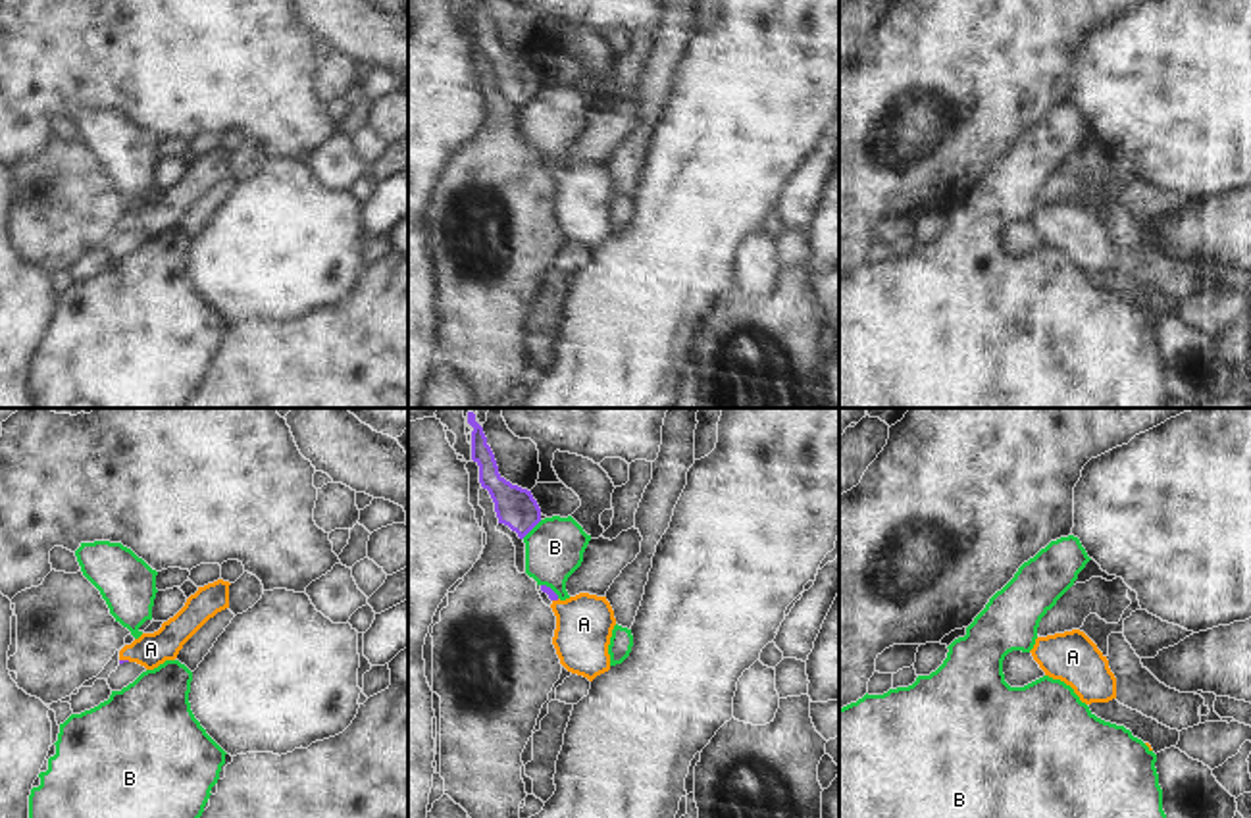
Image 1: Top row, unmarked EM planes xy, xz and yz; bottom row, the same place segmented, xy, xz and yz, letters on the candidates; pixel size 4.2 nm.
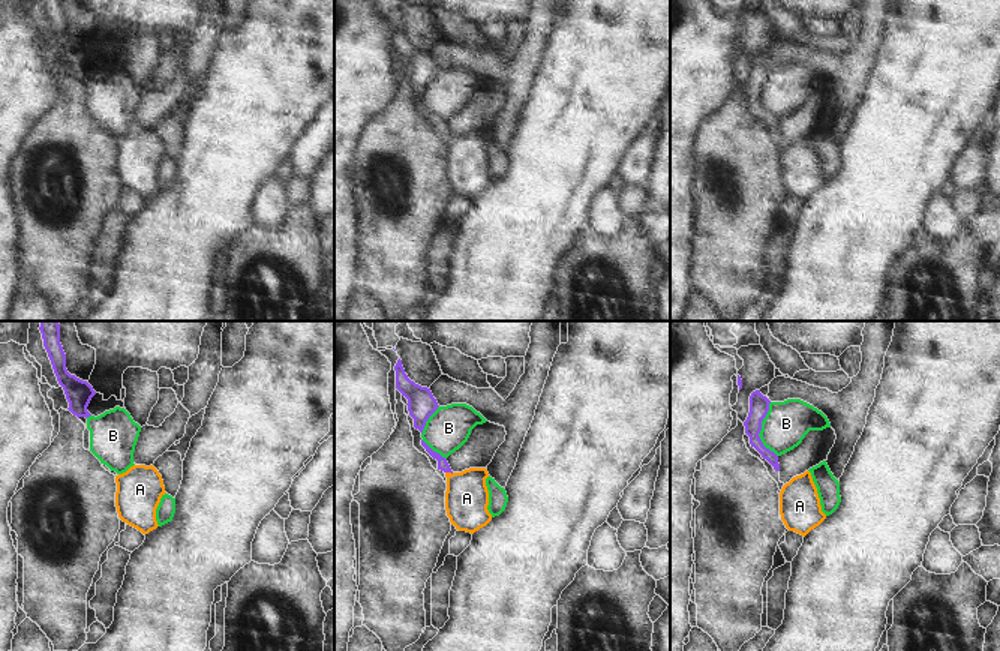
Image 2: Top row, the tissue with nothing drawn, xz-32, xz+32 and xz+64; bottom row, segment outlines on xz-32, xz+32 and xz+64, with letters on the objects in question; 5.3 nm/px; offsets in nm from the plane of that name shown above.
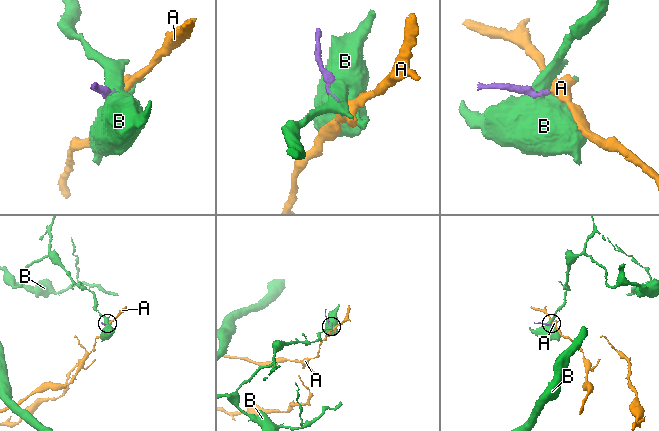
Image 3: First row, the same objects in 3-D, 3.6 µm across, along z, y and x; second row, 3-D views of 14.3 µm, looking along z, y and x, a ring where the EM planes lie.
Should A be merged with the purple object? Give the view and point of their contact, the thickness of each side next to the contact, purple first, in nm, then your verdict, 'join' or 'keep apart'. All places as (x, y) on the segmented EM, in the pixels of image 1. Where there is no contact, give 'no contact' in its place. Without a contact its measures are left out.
xy (126, 661) | 20/140 nm | join

